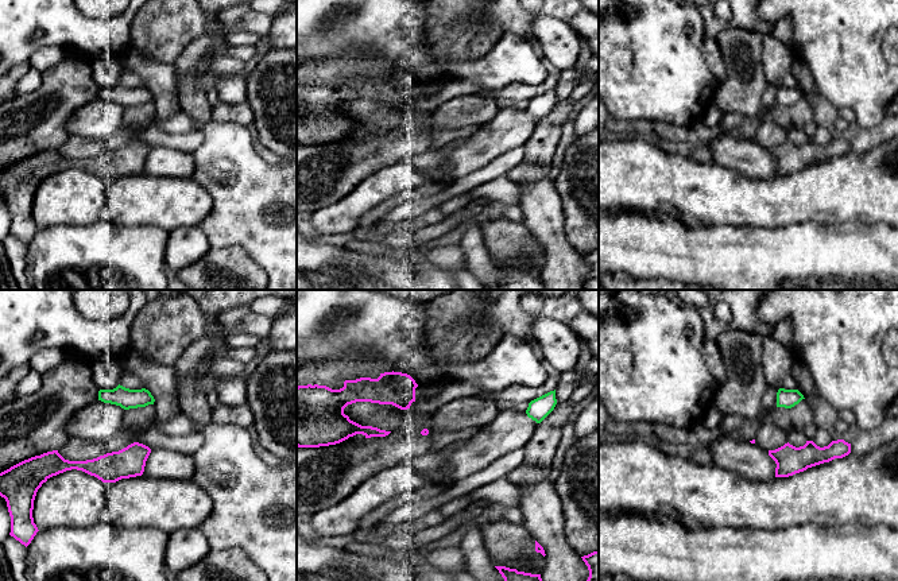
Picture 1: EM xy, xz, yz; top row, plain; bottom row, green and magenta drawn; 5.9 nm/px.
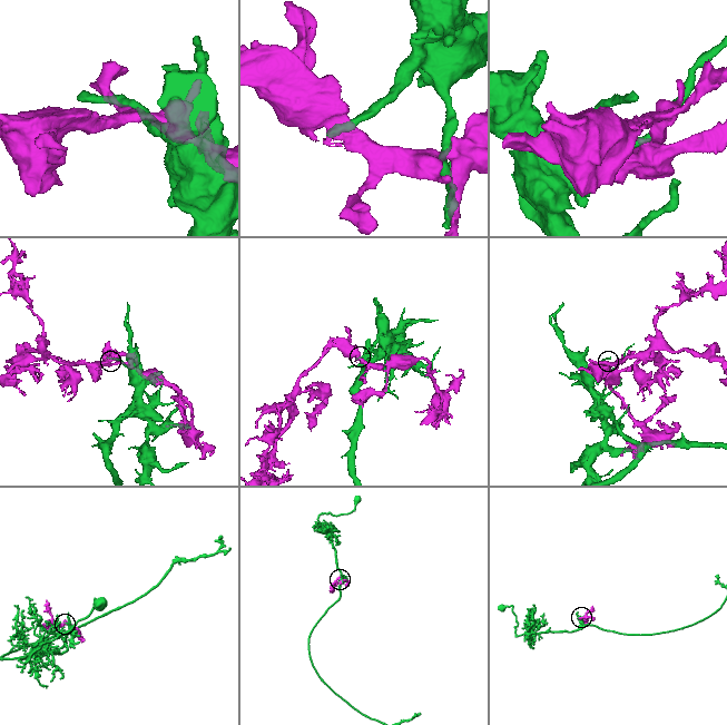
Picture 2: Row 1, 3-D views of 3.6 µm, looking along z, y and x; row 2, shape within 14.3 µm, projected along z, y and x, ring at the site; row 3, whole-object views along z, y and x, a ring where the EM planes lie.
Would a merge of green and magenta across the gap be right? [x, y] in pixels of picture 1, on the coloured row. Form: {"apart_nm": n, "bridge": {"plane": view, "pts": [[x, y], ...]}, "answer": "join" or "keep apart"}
{"apart_nm": 200, "bridge": {"plane": "xy", "pts": [[128, 409], [134, 442]]}, "answer": "keep apart"}

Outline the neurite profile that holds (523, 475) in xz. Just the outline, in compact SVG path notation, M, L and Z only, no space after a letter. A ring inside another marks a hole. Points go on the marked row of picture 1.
M520 464L512 469L504 479L510 483L522 487L529 484L537 484L545 479L546 473L539 465Z

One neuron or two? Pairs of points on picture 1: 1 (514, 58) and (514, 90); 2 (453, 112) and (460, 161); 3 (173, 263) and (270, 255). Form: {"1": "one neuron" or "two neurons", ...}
{"1": "two neurons", "2": "two neurons", "3": "two neurons"}

